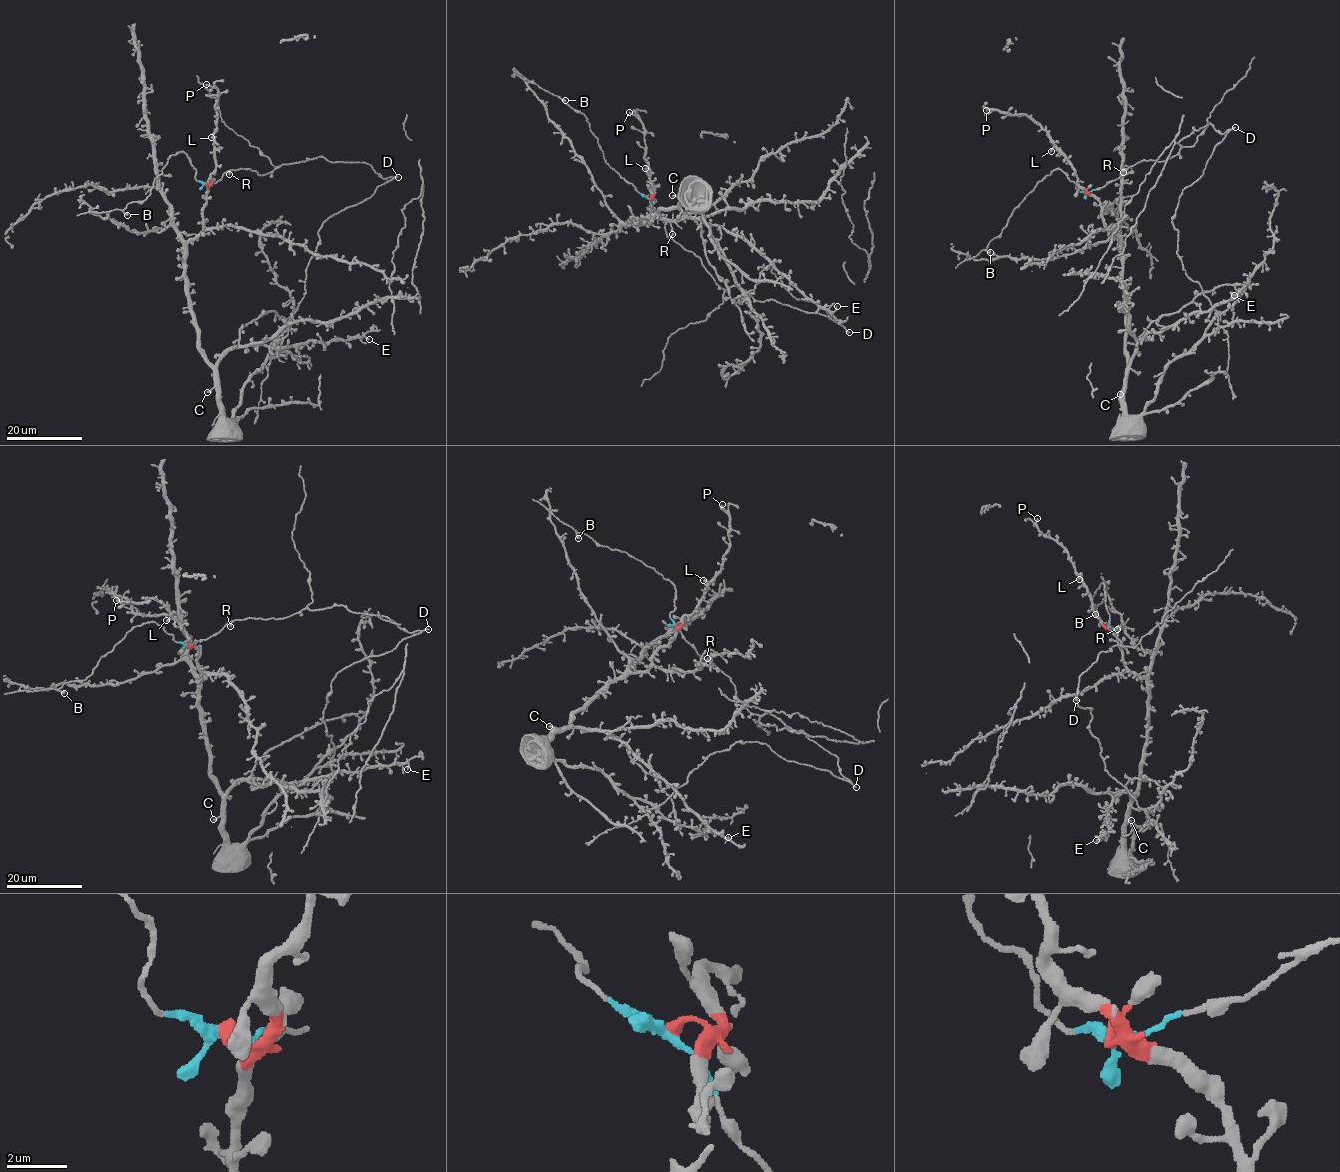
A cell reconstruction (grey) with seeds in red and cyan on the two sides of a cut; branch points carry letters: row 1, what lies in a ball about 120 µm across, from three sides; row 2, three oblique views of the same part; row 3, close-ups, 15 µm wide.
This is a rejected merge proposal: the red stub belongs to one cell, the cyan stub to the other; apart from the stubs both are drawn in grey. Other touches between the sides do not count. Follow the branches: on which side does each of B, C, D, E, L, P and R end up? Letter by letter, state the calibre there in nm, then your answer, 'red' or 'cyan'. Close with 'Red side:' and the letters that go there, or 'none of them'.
B: 420 nm | cyan
C: 320 nm | red
D: 240 nm | cyan
E: 170 nm | red
L: 320 nm | red
P: 240 nm | red
R: 280 nm | cyan
Red side: C, E, L, P

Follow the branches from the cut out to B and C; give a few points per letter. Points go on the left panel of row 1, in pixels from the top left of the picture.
B: (205, 183), (194, 177), (185, 152), (173, 154), (151, 193), (127, 205), (128, 215)
C: (205, 183), (209, 185), (203, 230), (187, 245), (185, 277), (197, 349), (213, 371), (215, 386), (206, 392)

